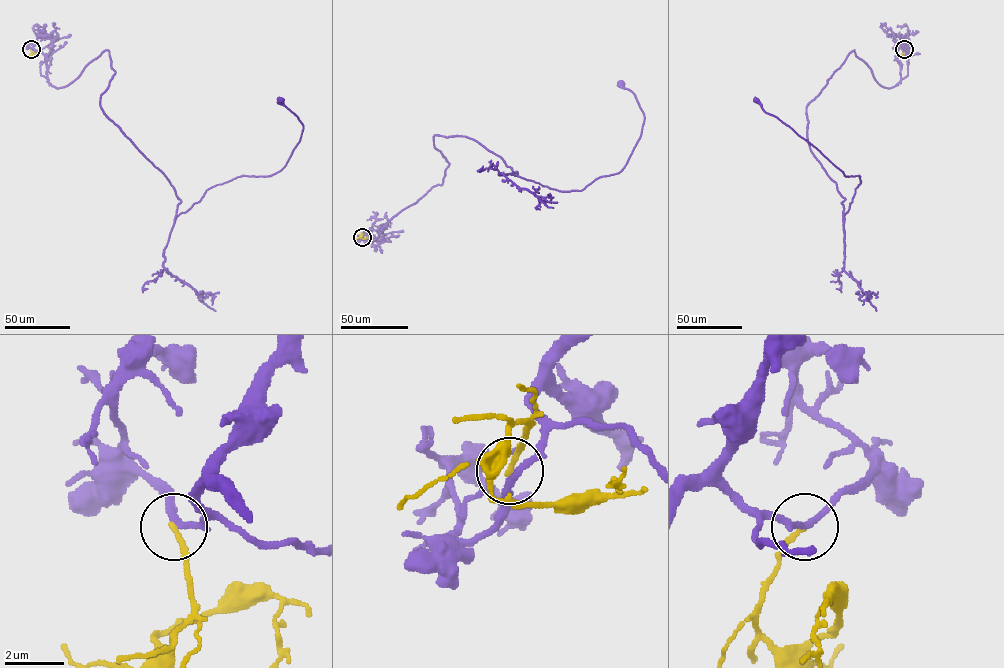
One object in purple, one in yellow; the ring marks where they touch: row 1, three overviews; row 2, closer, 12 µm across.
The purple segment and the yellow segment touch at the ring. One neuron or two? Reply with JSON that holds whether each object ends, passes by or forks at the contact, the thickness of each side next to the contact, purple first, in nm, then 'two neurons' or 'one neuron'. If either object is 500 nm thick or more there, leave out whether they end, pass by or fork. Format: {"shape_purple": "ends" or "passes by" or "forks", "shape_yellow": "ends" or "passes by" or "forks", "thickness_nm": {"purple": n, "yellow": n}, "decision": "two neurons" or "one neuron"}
{"shape_purple": "passes by", "shape_yellow": "ends", "thickness_nm": {"purple": 220, "yellow": 180}, "decision": "two neurons"}

